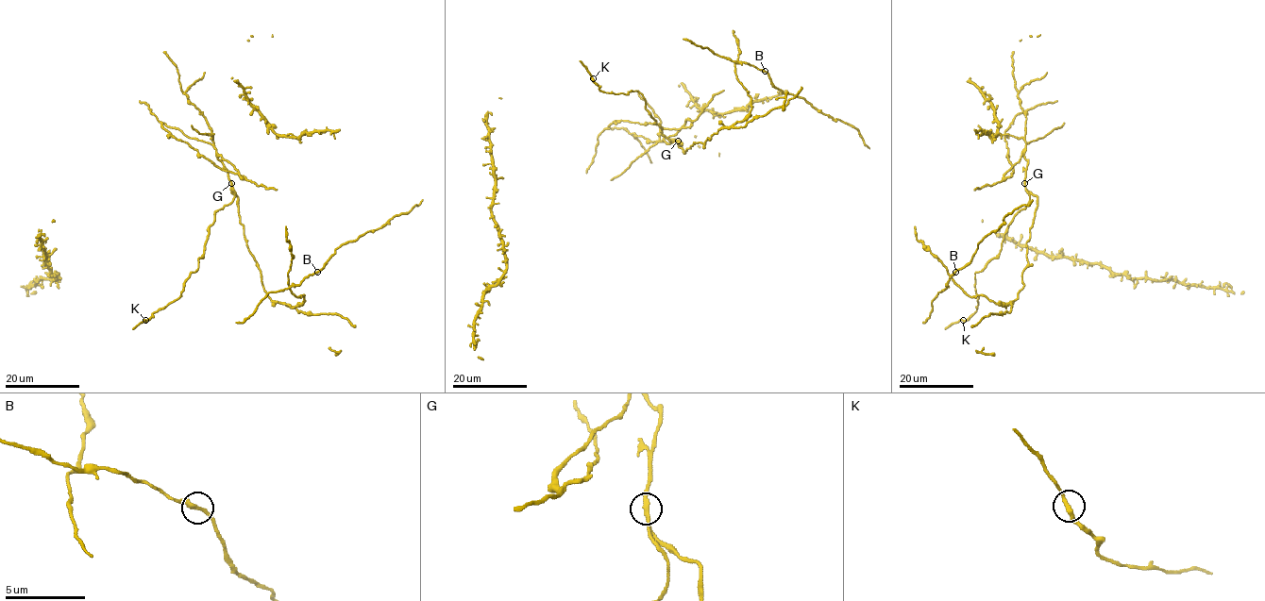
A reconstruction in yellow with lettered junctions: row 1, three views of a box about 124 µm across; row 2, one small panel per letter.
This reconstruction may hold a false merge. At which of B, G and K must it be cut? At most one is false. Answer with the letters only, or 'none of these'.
G

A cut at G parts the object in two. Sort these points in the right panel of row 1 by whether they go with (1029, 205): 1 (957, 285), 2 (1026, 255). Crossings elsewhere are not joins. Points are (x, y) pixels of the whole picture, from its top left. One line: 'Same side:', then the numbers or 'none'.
Same side: none

